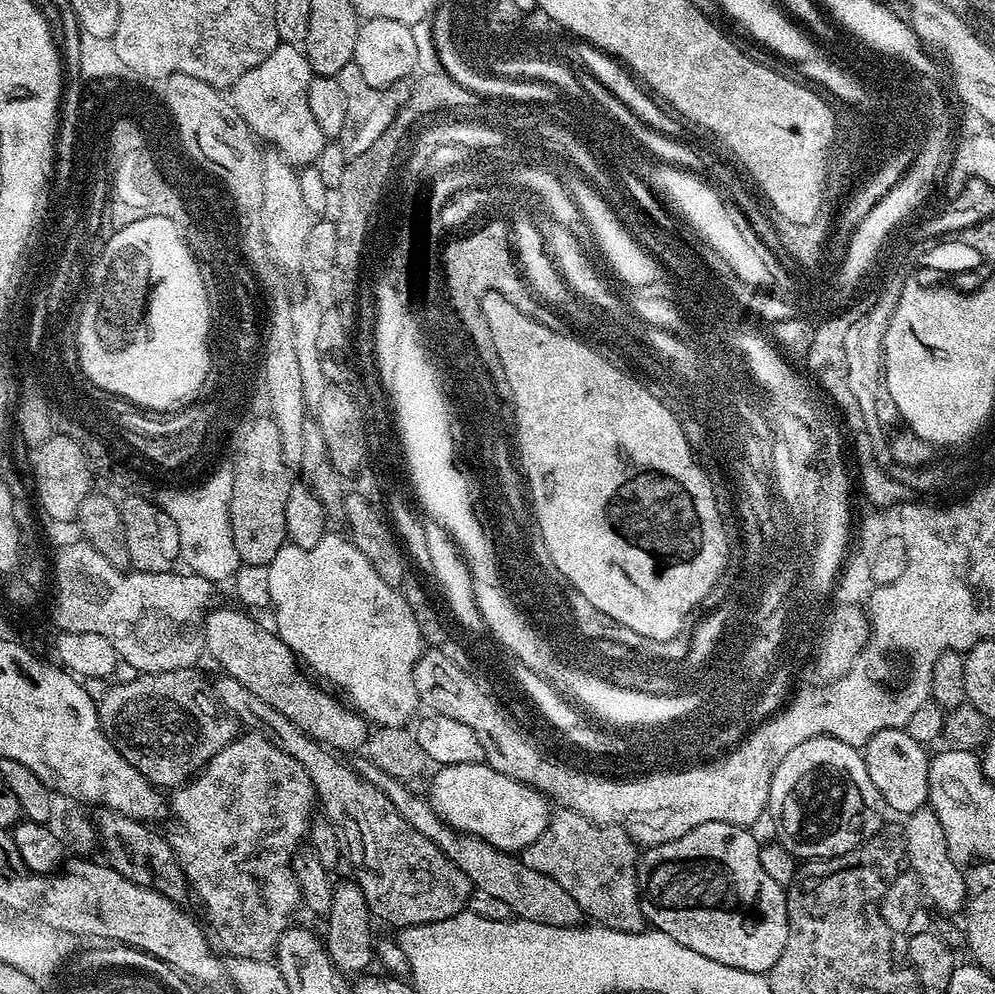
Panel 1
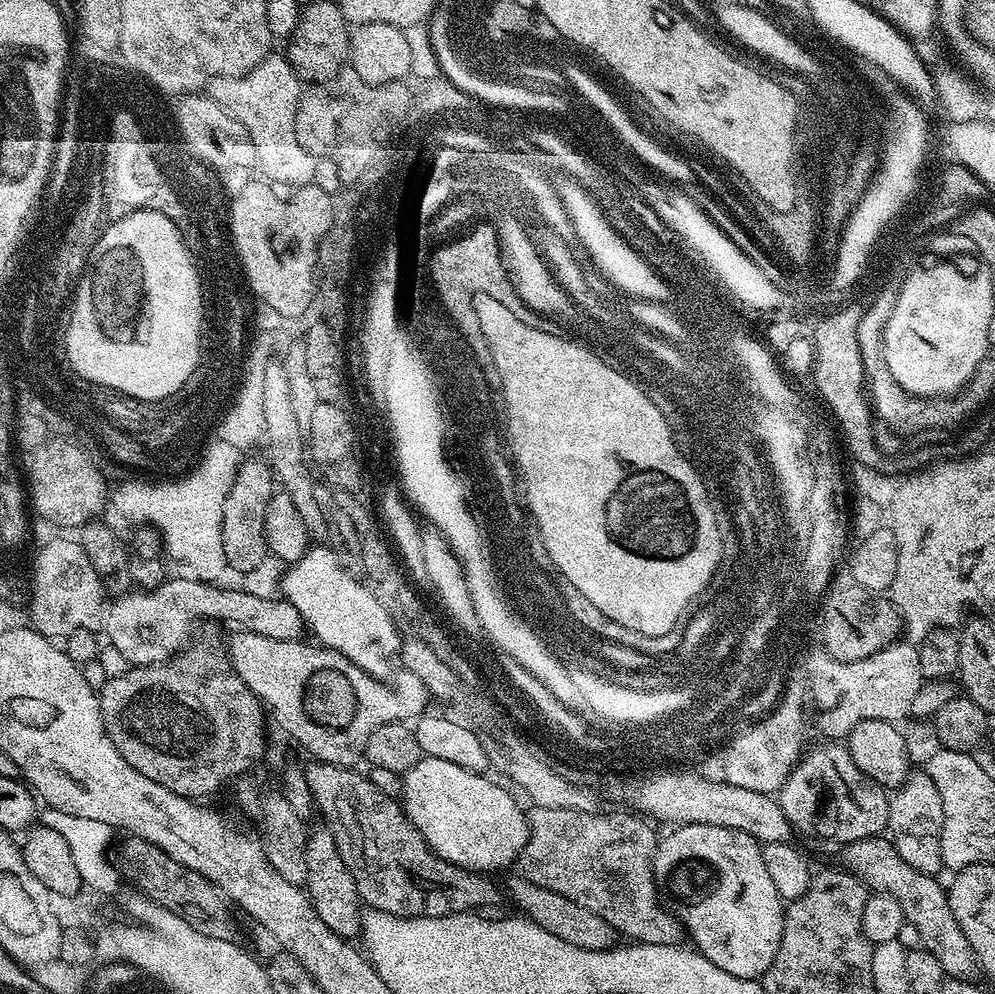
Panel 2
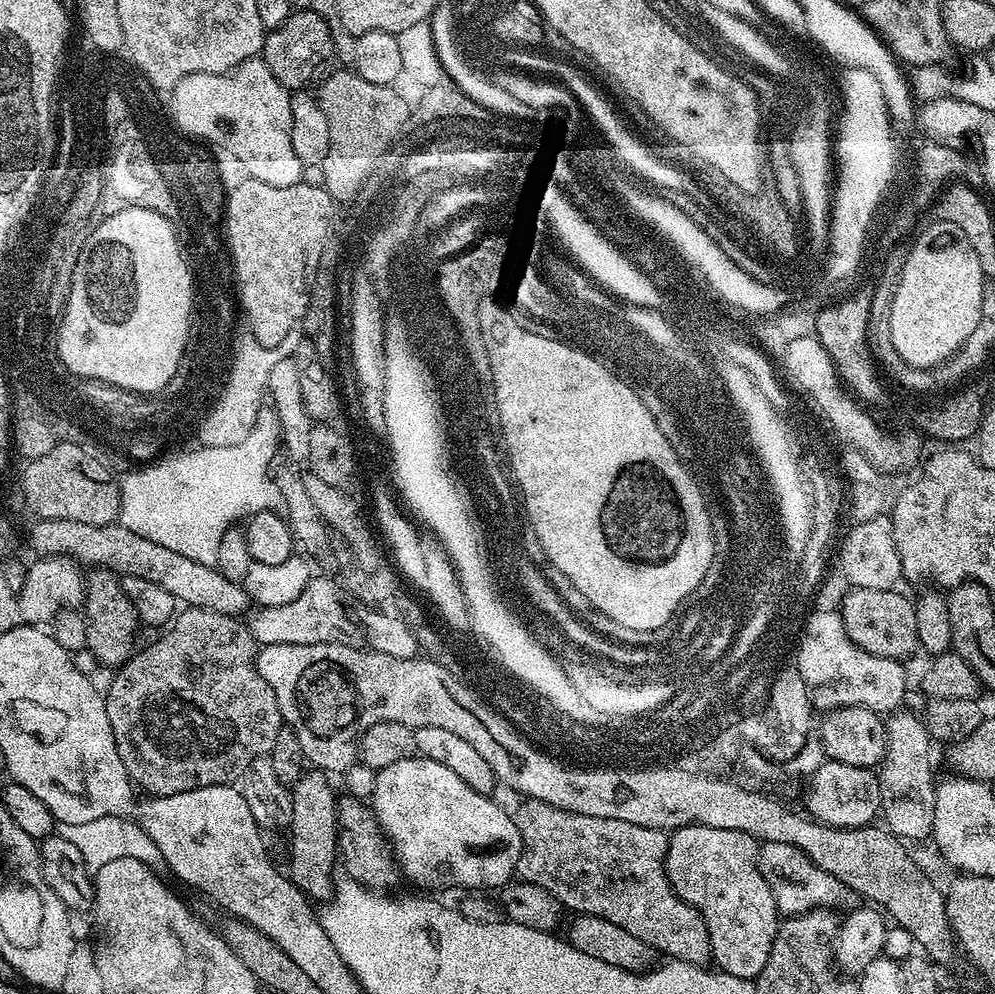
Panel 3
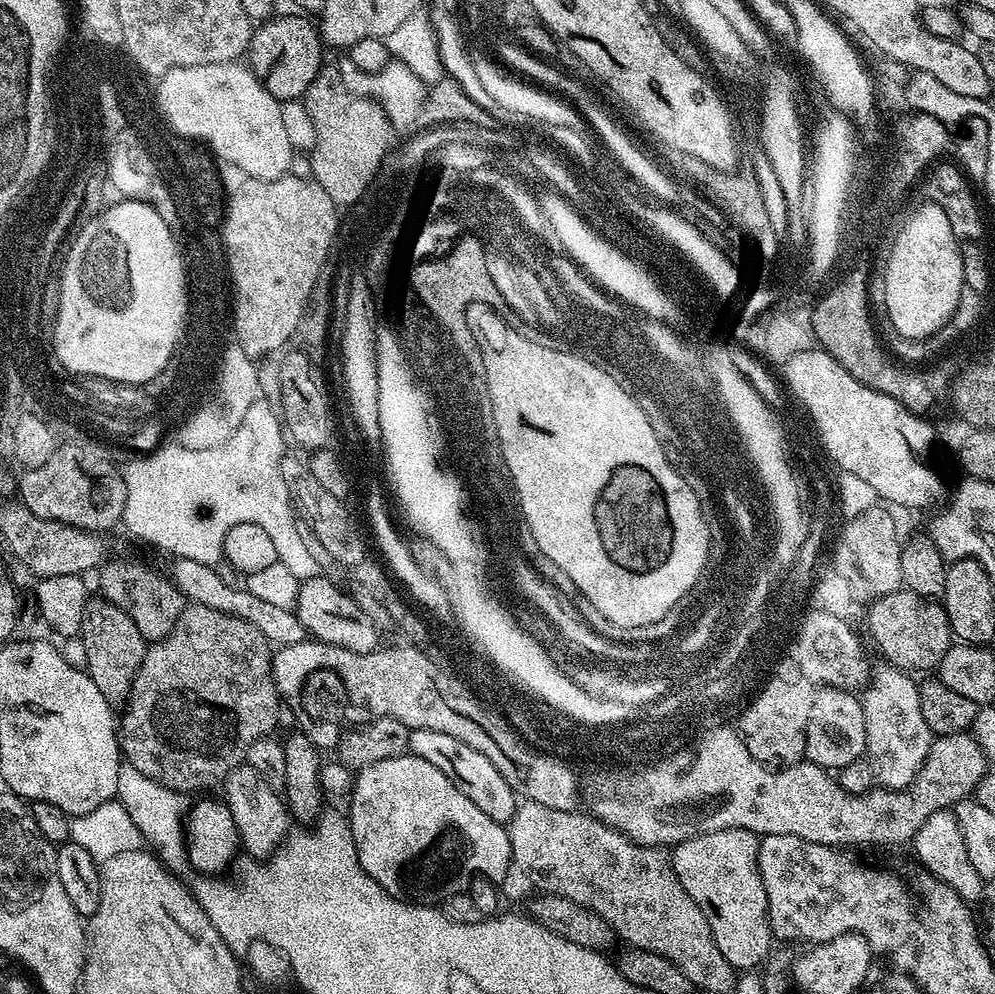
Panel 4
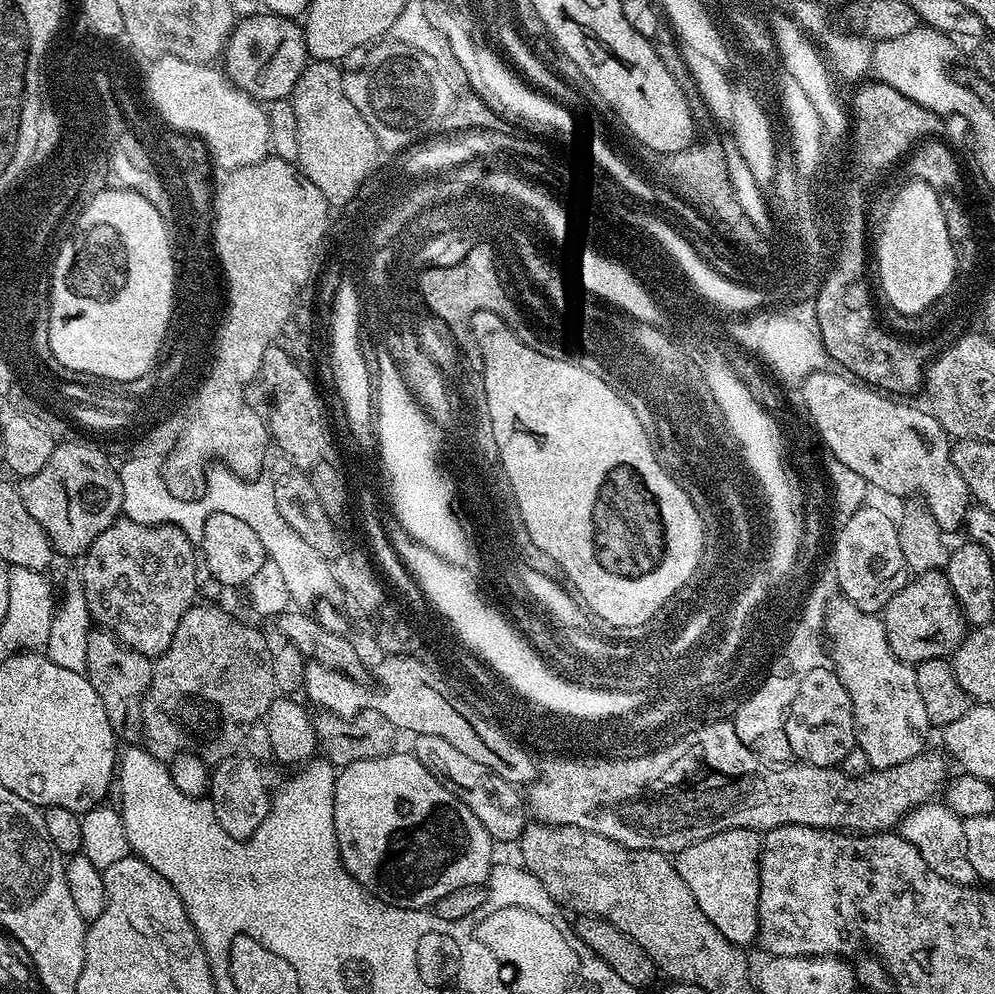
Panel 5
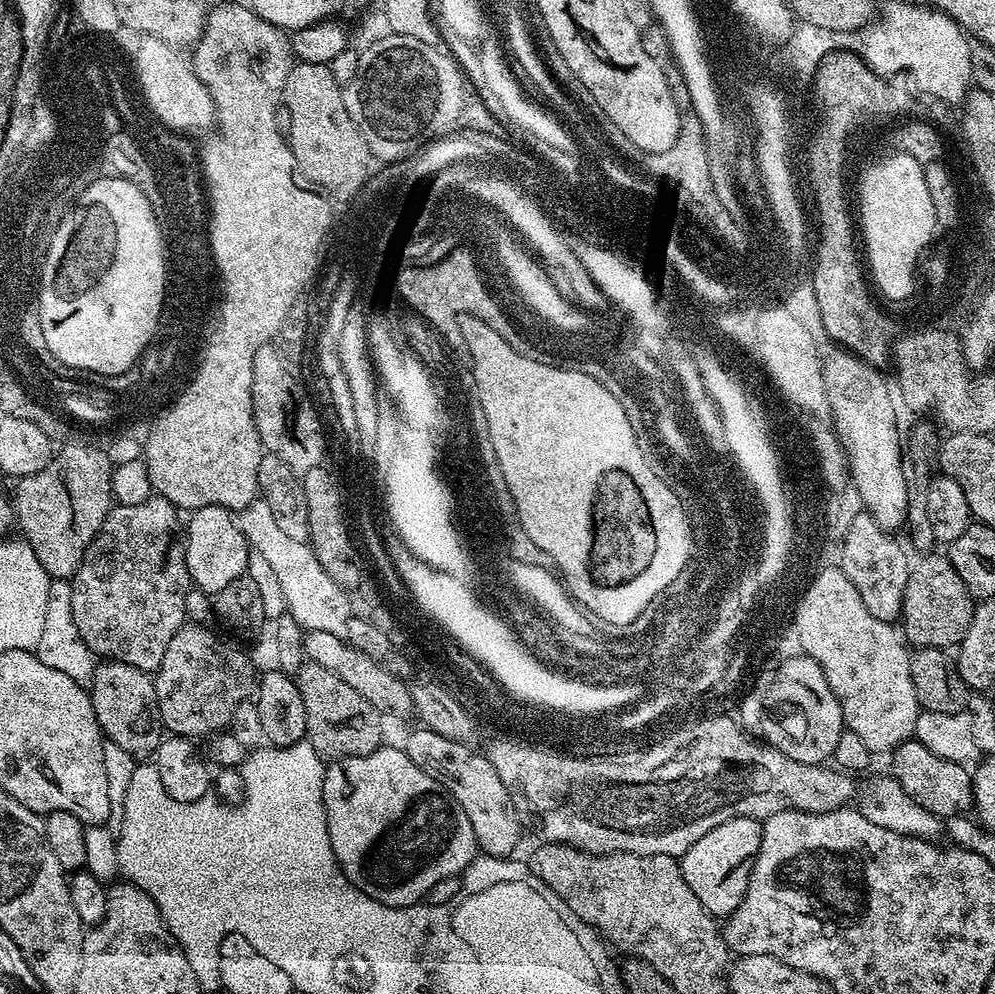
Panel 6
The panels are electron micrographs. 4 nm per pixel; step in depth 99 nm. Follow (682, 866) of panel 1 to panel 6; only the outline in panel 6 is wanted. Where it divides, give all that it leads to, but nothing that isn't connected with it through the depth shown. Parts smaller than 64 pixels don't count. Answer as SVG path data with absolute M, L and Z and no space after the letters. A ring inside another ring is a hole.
M735 816L702 834L702 838L698 838L698 842L694 842L694 846L690 846L690 850L679 857L686 886L694 890L698 902L702 902L702 906L713 917L726 918L742 902L760 849L763 829L763 823L759 820Z

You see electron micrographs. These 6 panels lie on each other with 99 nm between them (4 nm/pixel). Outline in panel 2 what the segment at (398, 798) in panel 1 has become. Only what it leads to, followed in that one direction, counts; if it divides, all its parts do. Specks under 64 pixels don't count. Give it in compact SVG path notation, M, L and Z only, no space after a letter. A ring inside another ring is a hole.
M515 874L506 883L506 896L521 908L523 915L534 921L542 930L554 934L554 938L562 938L570 948L582 950L598 950L605 952L607 948L617 947L618 933L610 922L598 918L598 914L578 906L578 902L570 902L570 898L562 898L562 894L554 894L554 890L546 890L534 882L530 882L523 874Z

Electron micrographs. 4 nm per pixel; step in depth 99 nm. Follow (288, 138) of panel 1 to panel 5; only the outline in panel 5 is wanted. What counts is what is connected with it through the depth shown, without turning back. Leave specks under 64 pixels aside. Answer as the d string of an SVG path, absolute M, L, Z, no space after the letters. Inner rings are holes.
M174 59L163 60L152 72L151 90L160 111L164 112L168 127L201 138L207 144L211 159L217 165L220 163L222 167L228 168L227 170L235 170L249 168L251 164L261 164L269 159L272 147L271 126L265 105L252 99L241 88L235 88L219 67L194 62L181 63L180 60Z

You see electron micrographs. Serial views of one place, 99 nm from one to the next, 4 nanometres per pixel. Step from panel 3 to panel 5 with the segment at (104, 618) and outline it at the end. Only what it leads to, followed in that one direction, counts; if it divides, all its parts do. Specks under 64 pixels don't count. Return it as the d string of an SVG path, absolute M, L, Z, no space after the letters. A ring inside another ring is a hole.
M92 630L88 636L86 675L94 690L98 690L102 706L106 706L106 718L110 718L116 739L120 742L139 741L142 736L144 695L150 686L153 661L134 649L127 648L115 634L107 630Z

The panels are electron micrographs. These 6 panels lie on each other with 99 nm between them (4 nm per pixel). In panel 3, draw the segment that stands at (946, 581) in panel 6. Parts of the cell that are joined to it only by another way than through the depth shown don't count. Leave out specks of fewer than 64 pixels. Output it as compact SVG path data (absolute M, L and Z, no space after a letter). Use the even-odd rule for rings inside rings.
M853 588L845 595L842 605L848 610L850 631L854 642L871 656L907 661L912 651L919 645L918 623L915 622L916 605L900 593L900 590L866 590Z

